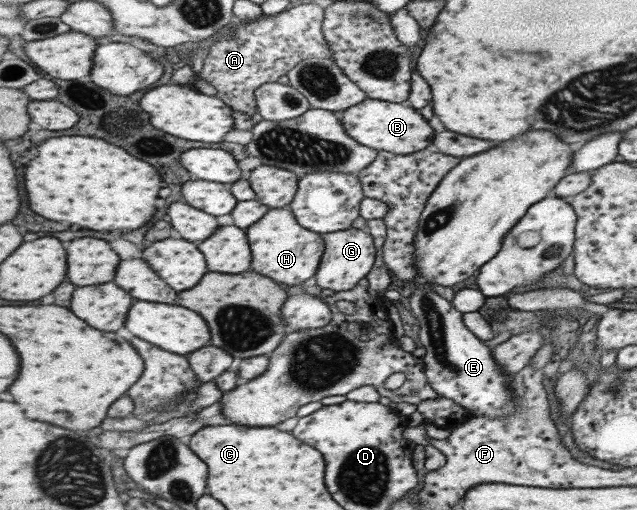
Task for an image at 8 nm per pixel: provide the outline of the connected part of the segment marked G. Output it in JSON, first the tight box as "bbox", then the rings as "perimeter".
{"bbox":[315,228,377,292],"perimeter":[[[358,228],[329,233],[324,237],[326,252],[321,262],[322,268],[318,269],[318,276],[315,276],[317,284],[334,292],[352,290],[373,271],[377,259],[374,237]]]}

